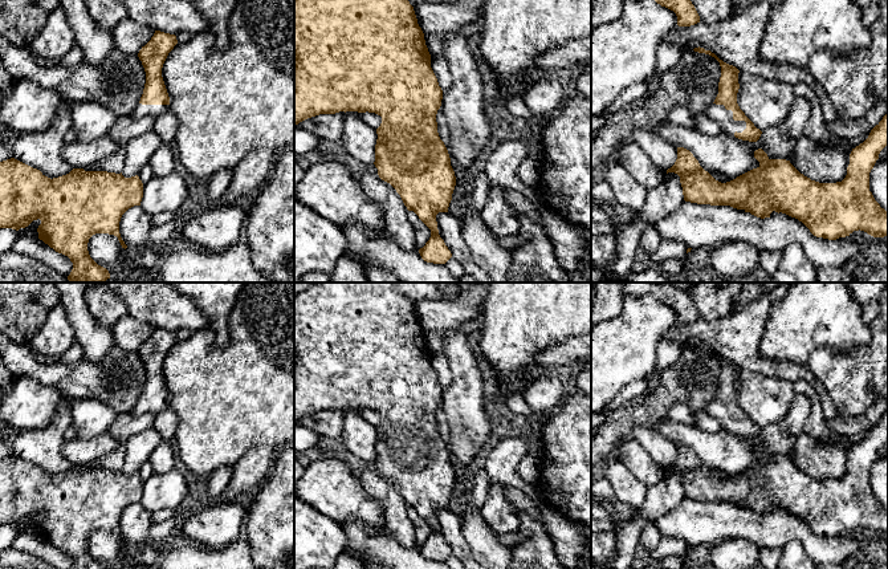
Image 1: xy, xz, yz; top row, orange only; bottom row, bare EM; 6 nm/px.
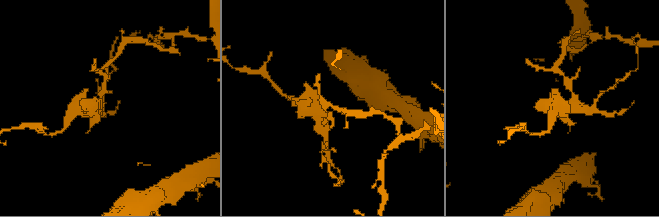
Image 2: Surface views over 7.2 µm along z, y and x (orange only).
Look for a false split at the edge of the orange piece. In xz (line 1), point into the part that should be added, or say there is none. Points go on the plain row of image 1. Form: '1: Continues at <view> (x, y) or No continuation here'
1: No continuation here

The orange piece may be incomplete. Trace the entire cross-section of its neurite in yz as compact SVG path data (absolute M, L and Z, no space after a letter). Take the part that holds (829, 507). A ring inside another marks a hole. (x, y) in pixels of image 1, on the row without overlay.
M888 410L883 416L871 427L868 435L852 446L850 451L850 462L847 464L847 472L842 479L836 480L819 480L801 471L786 456L770 456L767 451L758 446L754 448L754 455L759 459L757 466L753 466L736 476L721 480L716 477L708 468L705 468L693 451L684 446L677 444L677 456L675 462L667 467L680 474L683 484L683 492L685 499L710 503L730 503L737 507L744 507L751 512L765 516L770 515L773 508L786 511L791 515L802 519L810 529L816 535L828 537L836 537L839 535L850 533L854 528L864 528L873 535L888 533L888 509L880 504L869 488L869 470L879 456L880 448L888 442Z

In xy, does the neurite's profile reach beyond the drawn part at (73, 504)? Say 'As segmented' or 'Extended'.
As segmented

